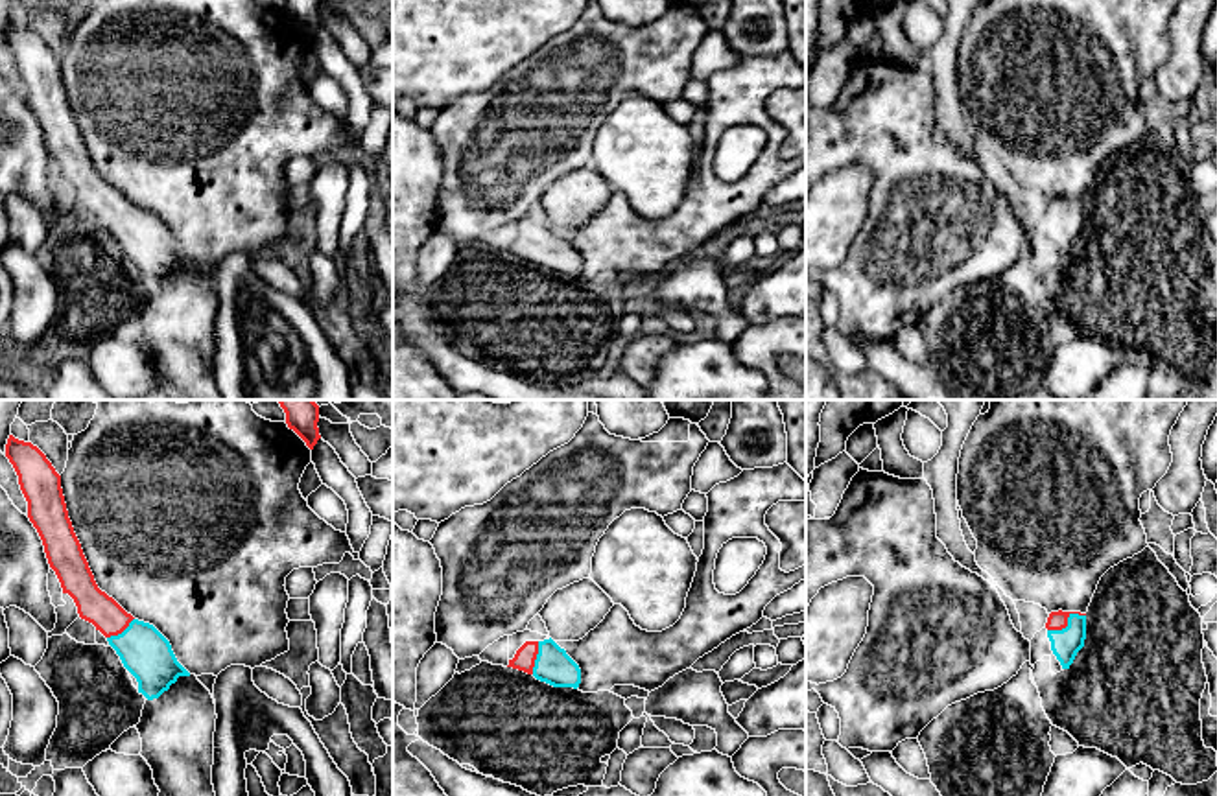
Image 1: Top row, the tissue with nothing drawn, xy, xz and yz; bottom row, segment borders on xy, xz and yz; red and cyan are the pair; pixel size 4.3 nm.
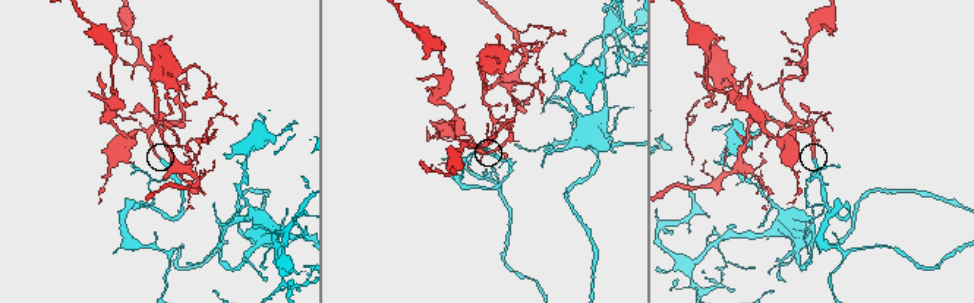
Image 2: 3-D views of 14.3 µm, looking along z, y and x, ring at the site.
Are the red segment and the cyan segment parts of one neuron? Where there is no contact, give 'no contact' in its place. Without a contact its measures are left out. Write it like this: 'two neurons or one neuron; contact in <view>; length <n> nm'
one neuron; contact in yz; length 180 nm

